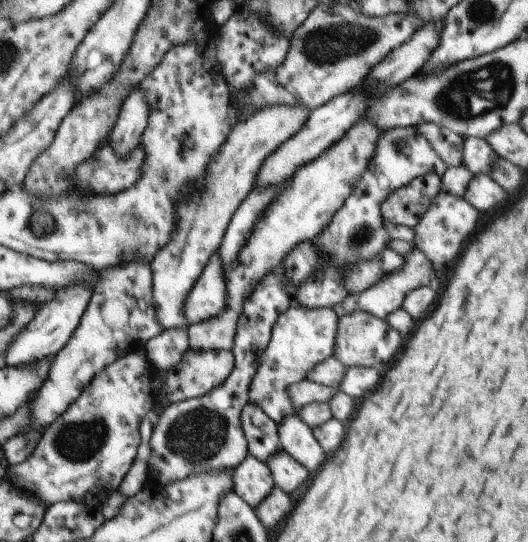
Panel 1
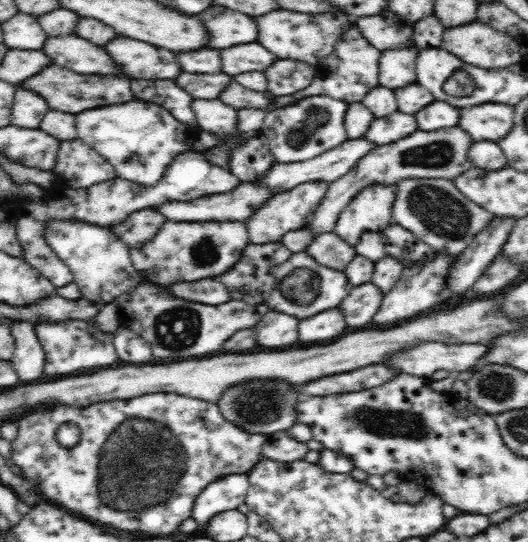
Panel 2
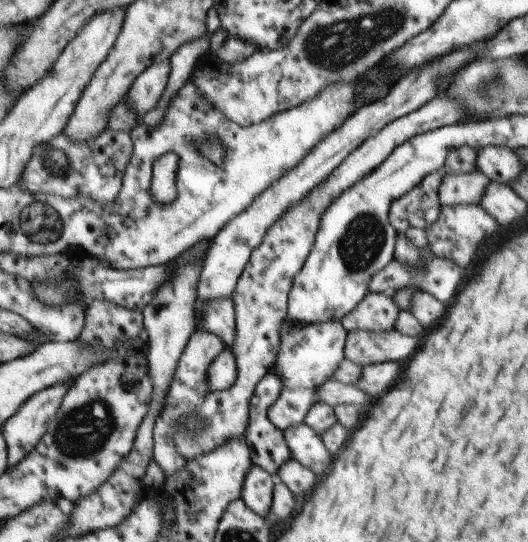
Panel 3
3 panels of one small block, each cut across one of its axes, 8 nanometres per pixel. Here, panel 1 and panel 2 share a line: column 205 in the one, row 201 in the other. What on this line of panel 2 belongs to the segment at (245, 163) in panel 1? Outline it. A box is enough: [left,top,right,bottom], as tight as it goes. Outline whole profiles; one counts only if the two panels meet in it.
[156,184,270,222]

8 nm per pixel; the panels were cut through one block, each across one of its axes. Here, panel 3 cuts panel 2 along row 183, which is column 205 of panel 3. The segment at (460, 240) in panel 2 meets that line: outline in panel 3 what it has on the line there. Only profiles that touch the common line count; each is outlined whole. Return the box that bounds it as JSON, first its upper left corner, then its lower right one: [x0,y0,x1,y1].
[171,98,467,462]

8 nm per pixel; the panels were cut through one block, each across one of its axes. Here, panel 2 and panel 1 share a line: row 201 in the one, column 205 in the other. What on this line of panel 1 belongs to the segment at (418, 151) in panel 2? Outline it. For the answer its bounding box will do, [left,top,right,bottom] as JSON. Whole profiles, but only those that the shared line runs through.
[187,117,379,351]

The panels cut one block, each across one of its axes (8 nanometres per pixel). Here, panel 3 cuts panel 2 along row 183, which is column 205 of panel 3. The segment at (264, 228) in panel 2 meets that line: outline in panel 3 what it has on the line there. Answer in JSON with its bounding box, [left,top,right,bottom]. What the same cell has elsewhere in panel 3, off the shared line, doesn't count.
[201,298,235,349]

